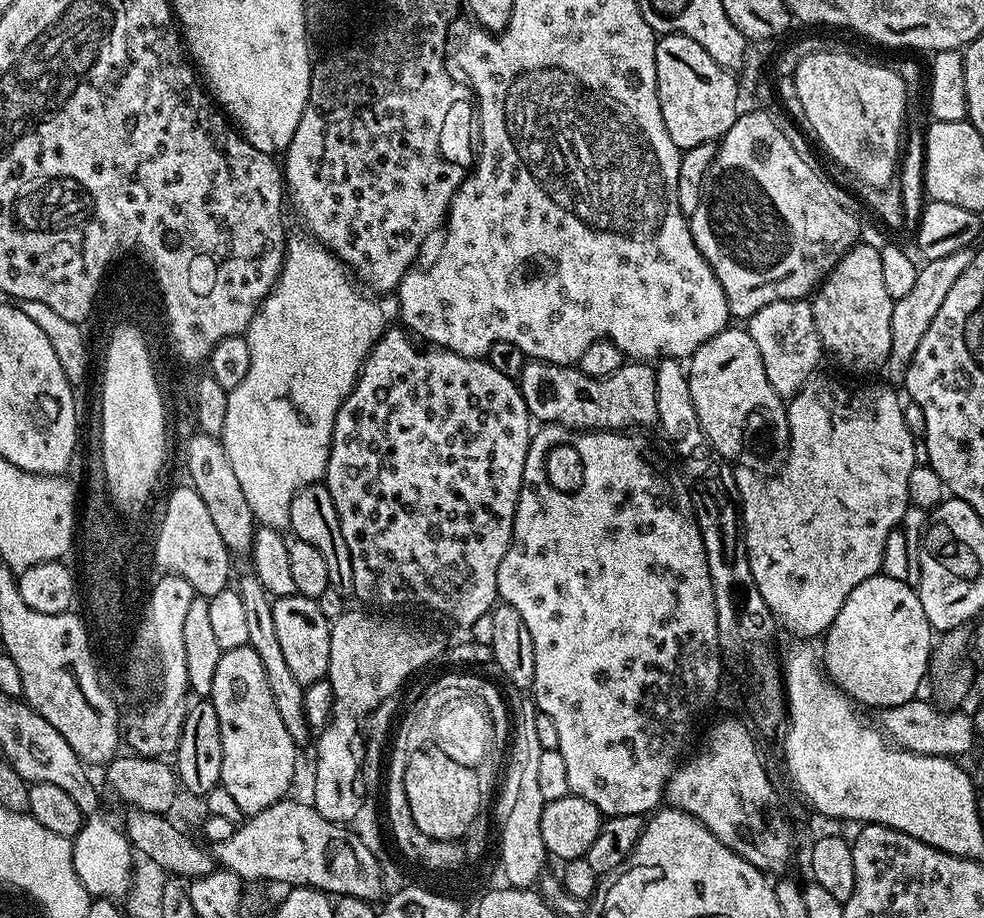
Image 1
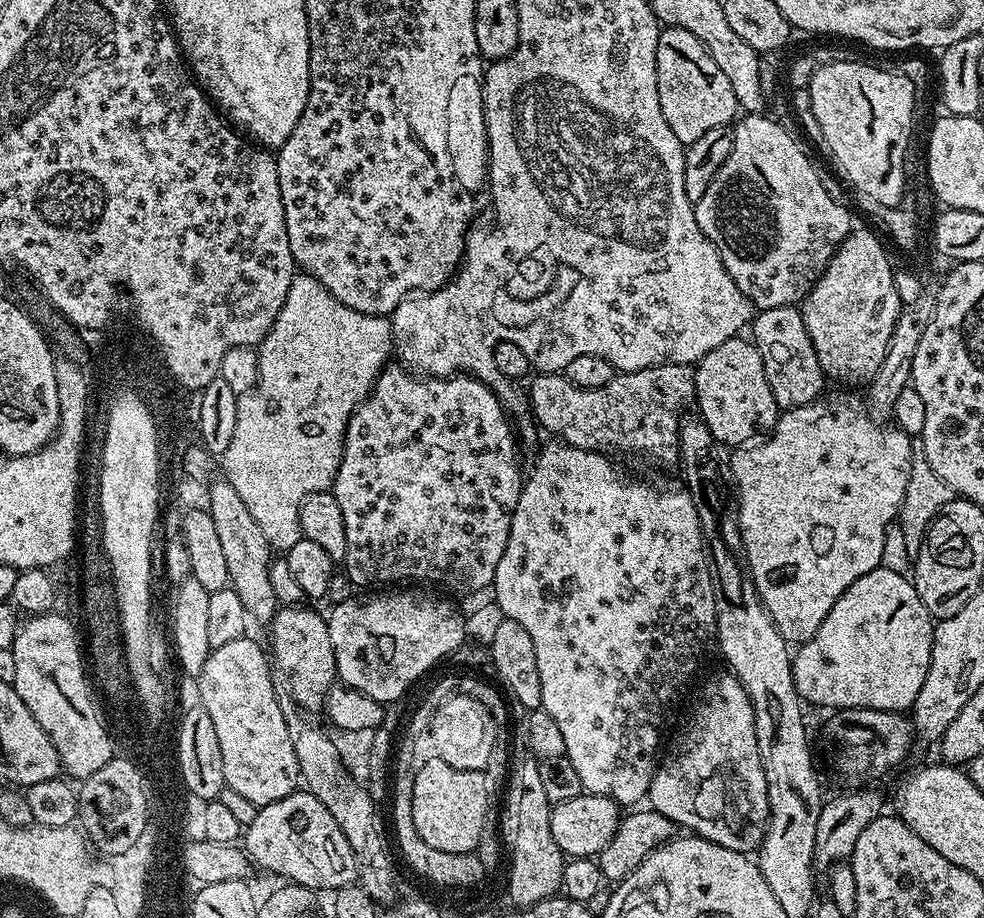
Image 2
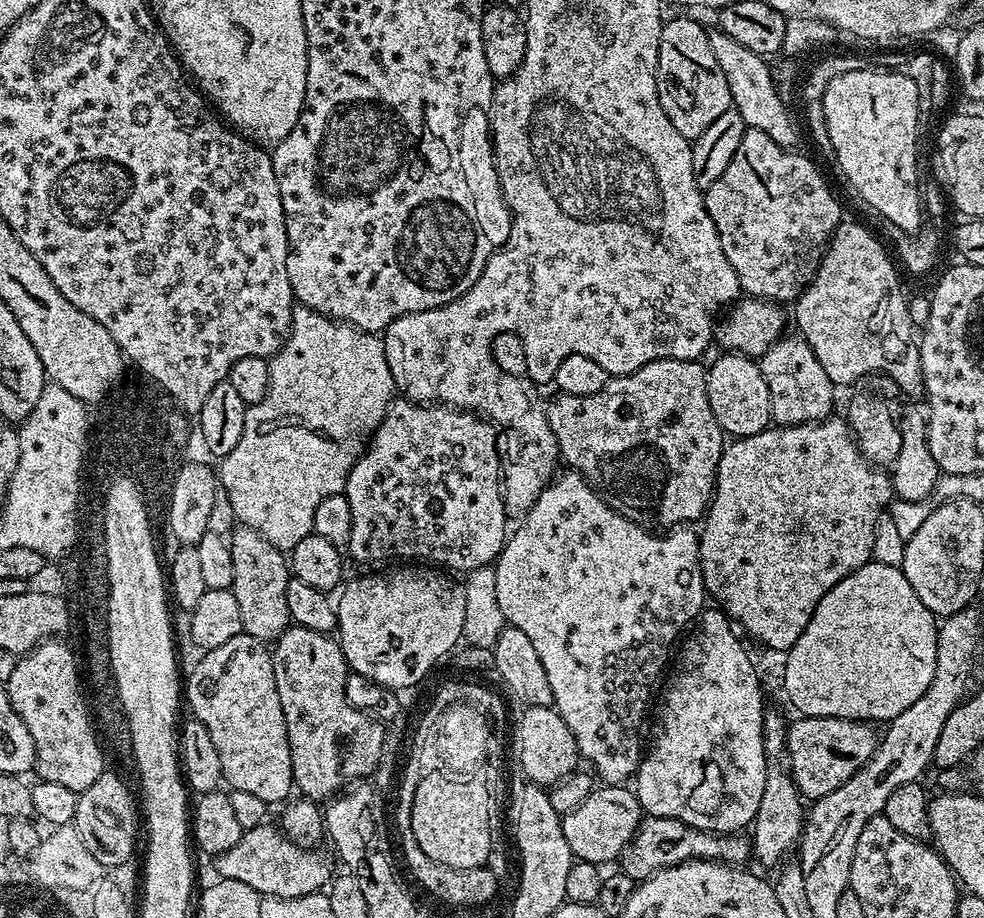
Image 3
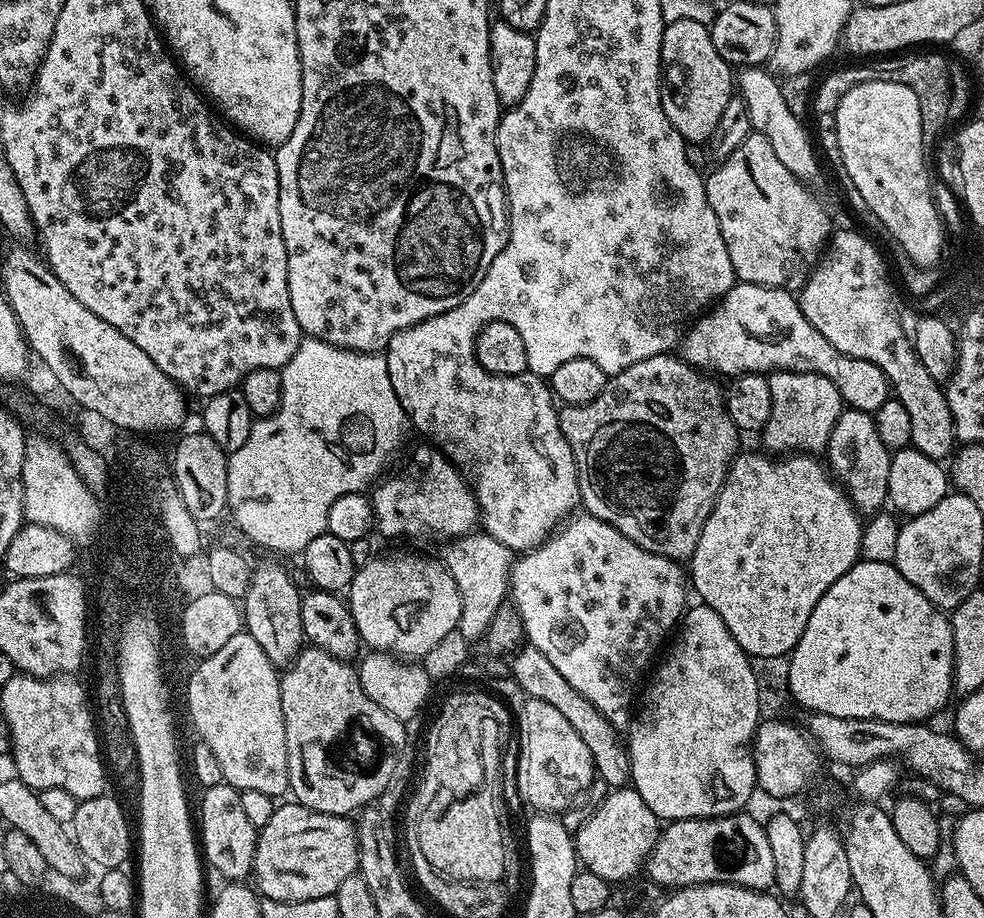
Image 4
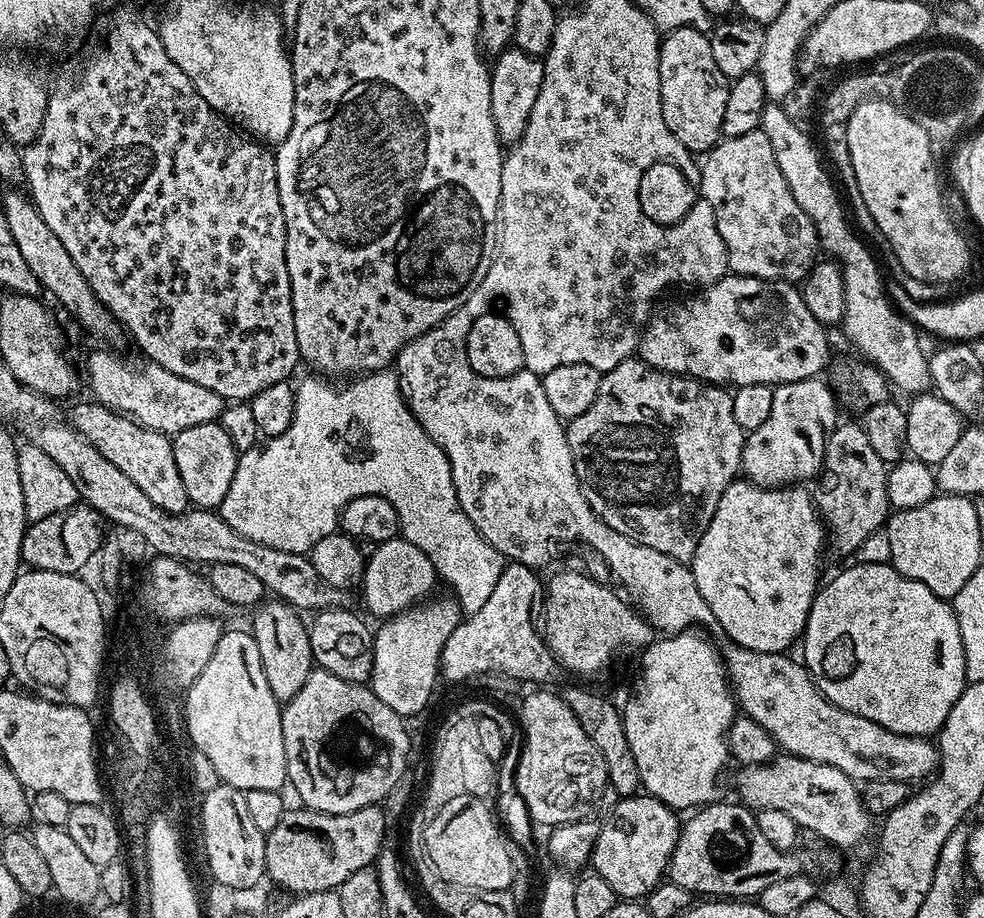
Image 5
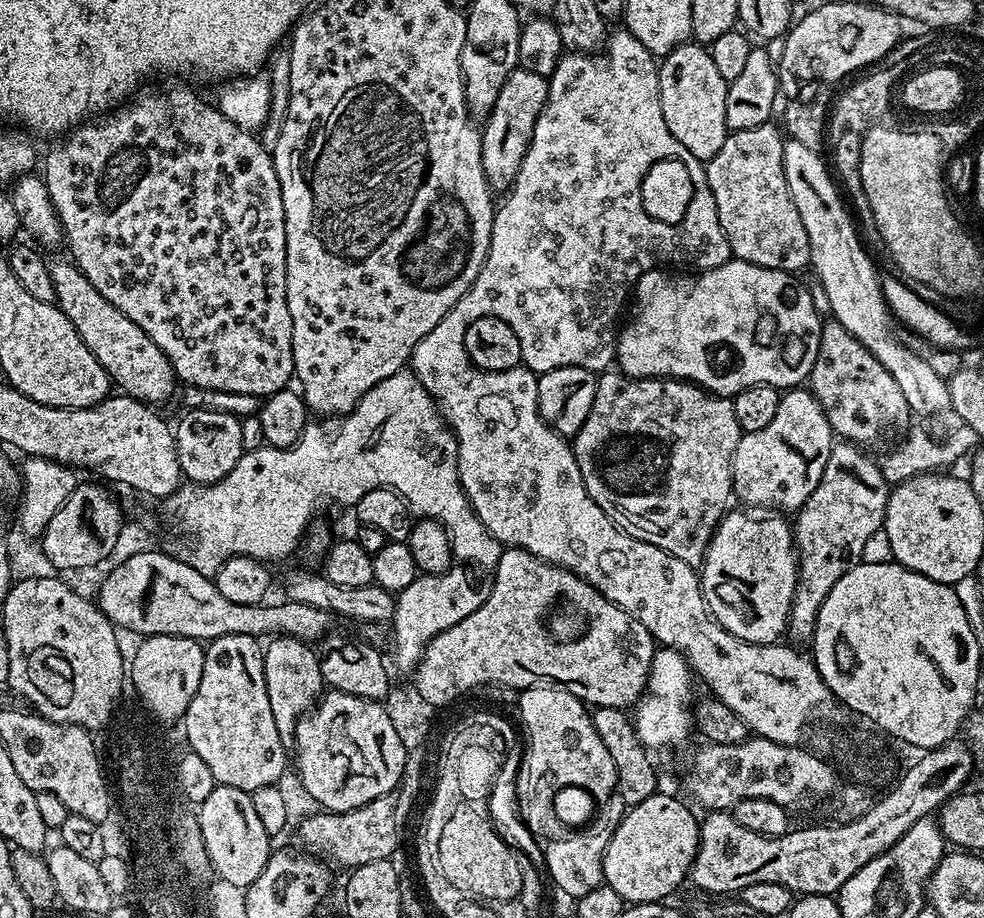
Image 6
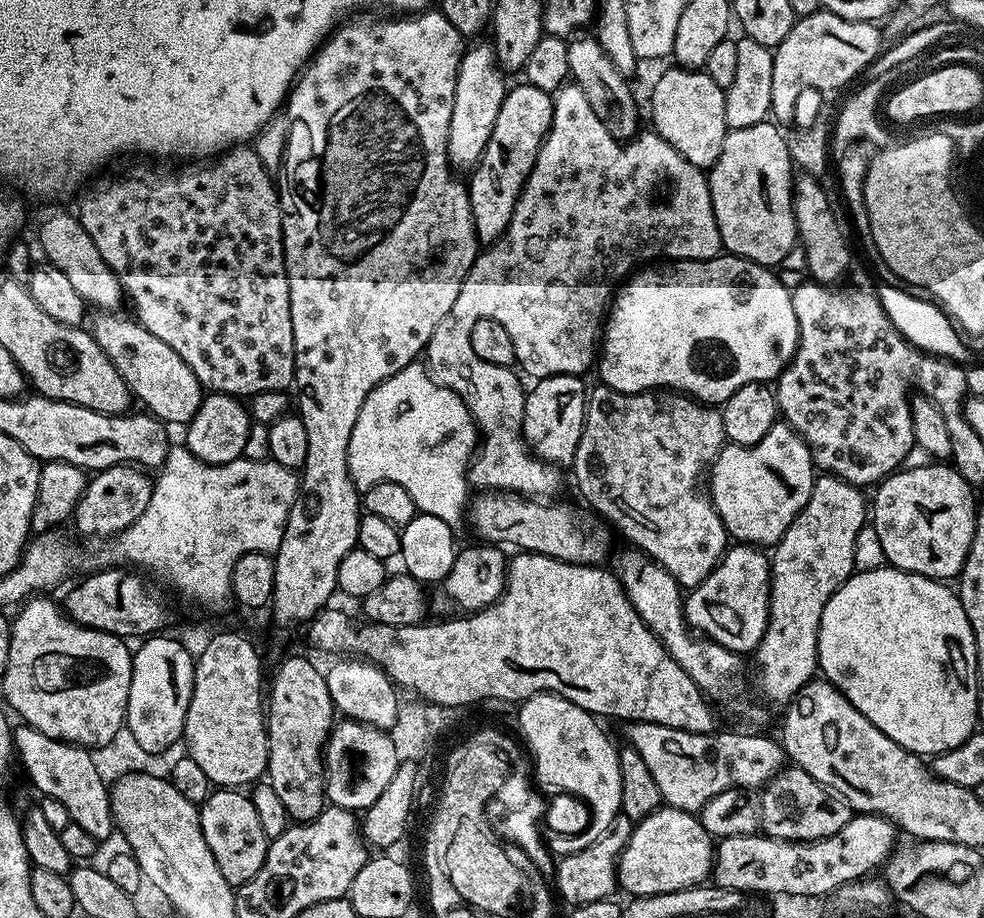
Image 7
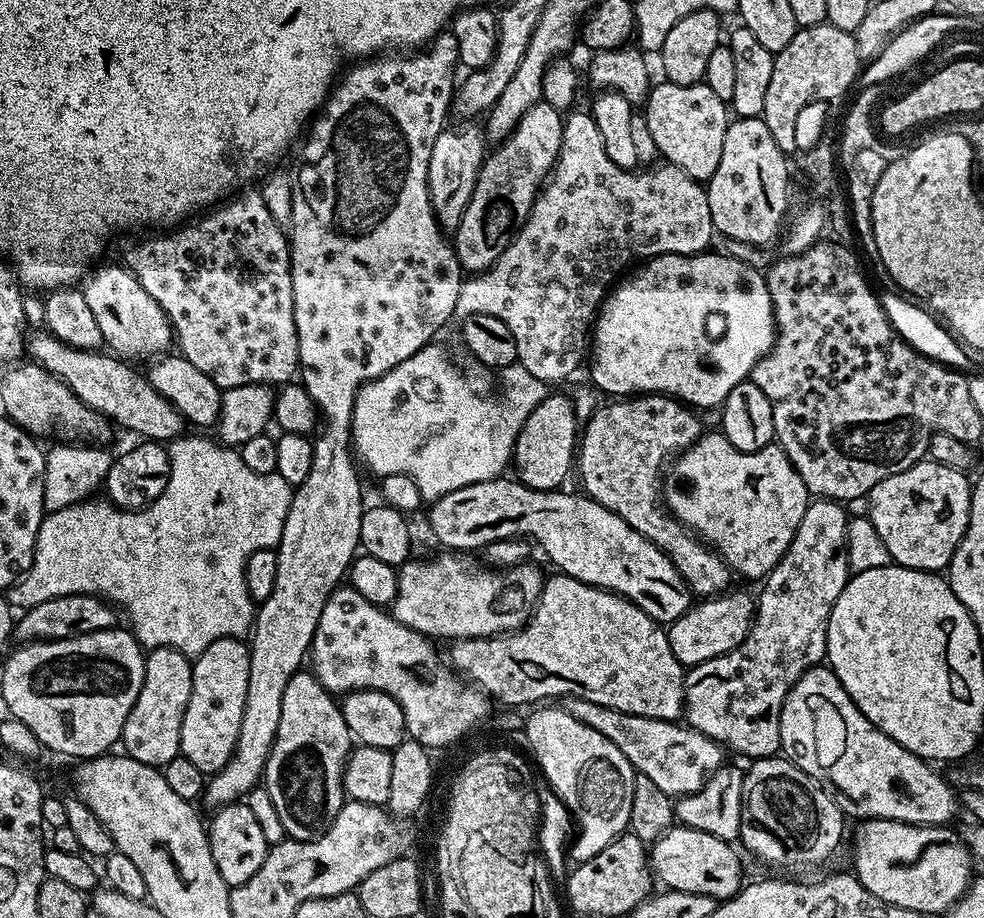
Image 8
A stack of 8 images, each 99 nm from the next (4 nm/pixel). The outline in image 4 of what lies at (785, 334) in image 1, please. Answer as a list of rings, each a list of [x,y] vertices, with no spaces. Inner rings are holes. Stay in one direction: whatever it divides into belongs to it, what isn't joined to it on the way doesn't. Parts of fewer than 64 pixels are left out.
[[[773,372],[768,376],[770,386],[770,418],[762,429],[763,447],[772,454],[820,454],[827,449],[828,439],[846,405],[838,386],[830,378],[813,372]]]

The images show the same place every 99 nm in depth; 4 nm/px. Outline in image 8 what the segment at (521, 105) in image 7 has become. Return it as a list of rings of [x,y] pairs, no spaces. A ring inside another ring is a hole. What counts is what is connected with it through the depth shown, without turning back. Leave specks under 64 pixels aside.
[[[541,102],[530,106],[530,110],[522,114],[516,129],[499,141],[493,152],[491,149],[485,155],[470,206],[466,206],[462,222],[454,229],[456,257],[465,273],[485,272],[524,225],[532,203],[556,166],[562,150],[563,129],[564,116],[554,110],[554,106]]]

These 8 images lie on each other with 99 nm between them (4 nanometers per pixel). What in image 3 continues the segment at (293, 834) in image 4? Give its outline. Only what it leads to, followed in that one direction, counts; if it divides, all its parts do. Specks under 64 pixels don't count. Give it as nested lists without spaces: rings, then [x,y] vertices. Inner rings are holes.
[[[272,822],[241,831],[240,840],[234,842],[230,850],[219,853],[215,860],[217,877],[246,882],[246,886],[250,886],[264,898],[296,899],[303,895],[314,895],[334,876],[326,857],[319,856],[311,847],[296,844]]]

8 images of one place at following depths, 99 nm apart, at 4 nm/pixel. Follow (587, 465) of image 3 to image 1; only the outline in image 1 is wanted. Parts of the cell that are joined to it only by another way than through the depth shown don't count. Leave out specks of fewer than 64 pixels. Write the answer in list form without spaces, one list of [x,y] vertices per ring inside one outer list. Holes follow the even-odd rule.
[[[529,359],[522,366],[518,377],[520,393],[528,407],[528,415],[541,425],[560,424],[577,432],[599,432],[601,430],[640,430],[643,424],[657,423],[658,406],[654,398],[656,370],[648,362],[626,362],[614,374],[599,380],[582,374],[579,367],[567,364],[548,364],[544,360]]]

